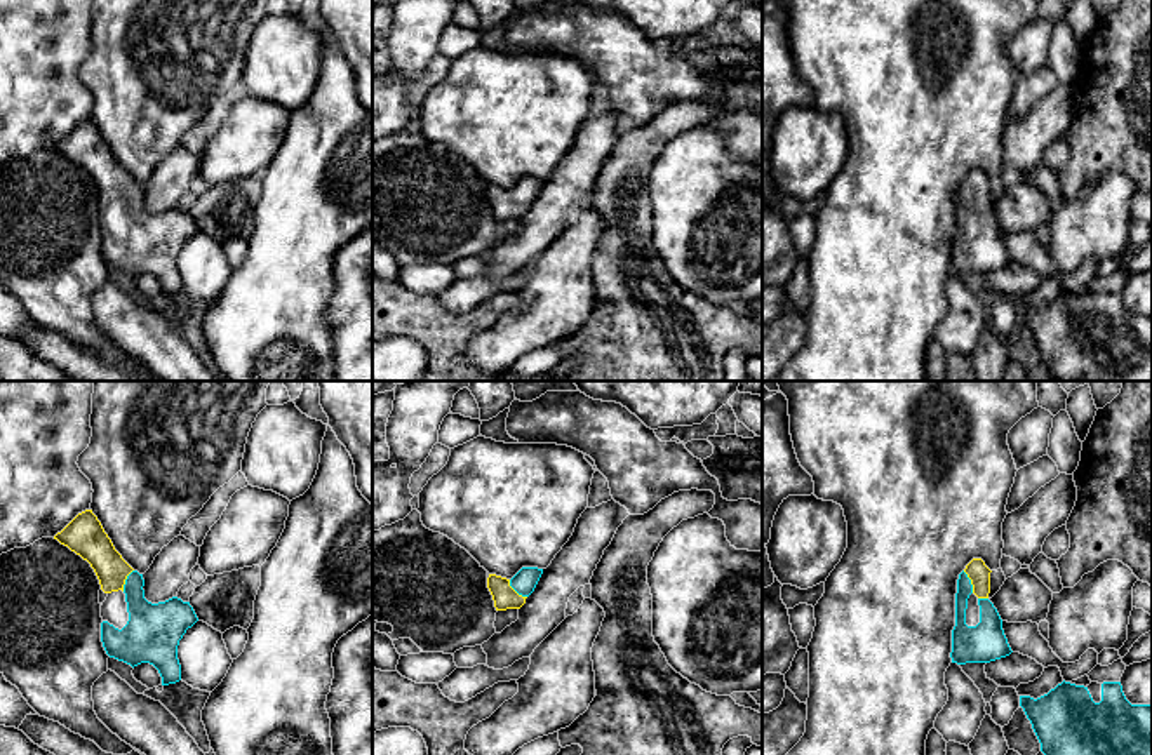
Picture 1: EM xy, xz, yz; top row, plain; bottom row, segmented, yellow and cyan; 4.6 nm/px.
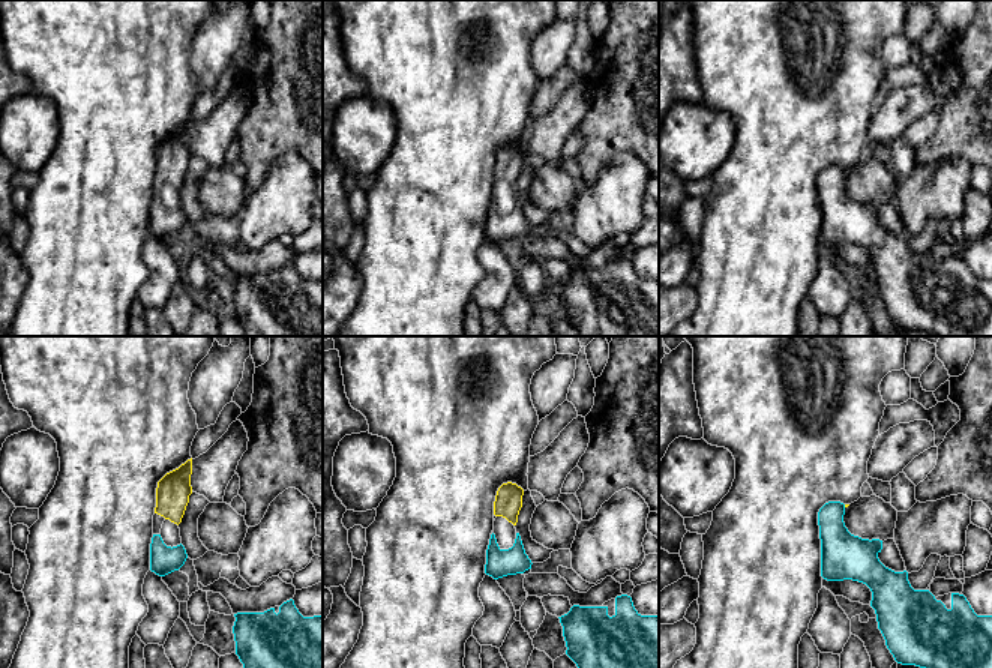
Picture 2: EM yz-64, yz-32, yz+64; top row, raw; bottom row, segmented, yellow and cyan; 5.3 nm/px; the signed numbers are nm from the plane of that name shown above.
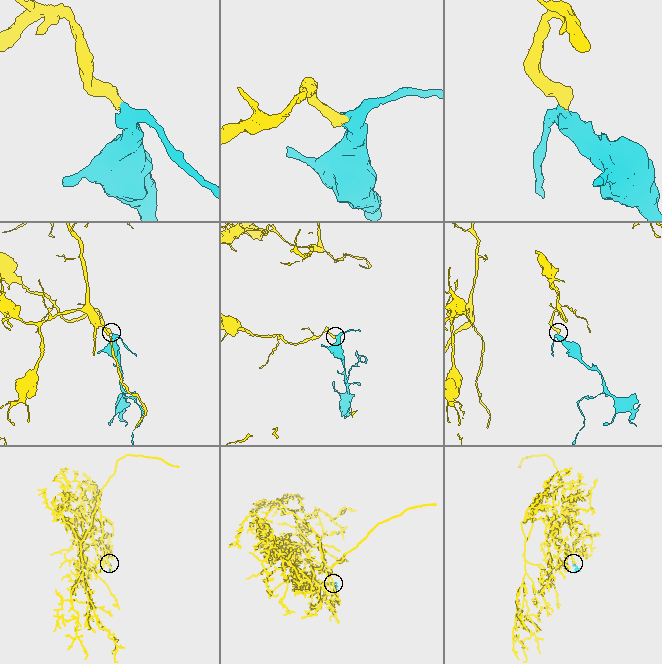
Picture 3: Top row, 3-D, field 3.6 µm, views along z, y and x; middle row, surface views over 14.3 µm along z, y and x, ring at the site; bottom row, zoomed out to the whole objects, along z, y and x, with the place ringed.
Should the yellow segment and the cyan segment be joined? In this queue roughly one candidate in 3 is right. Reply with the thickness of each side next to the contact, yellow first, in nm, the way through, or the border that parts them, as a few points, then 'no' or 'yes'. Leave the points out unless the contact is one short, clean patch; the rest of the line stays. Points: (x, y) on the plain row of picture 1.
110/110 nm | across xz (505, 207), (514, 200), (524, 192) | yes

